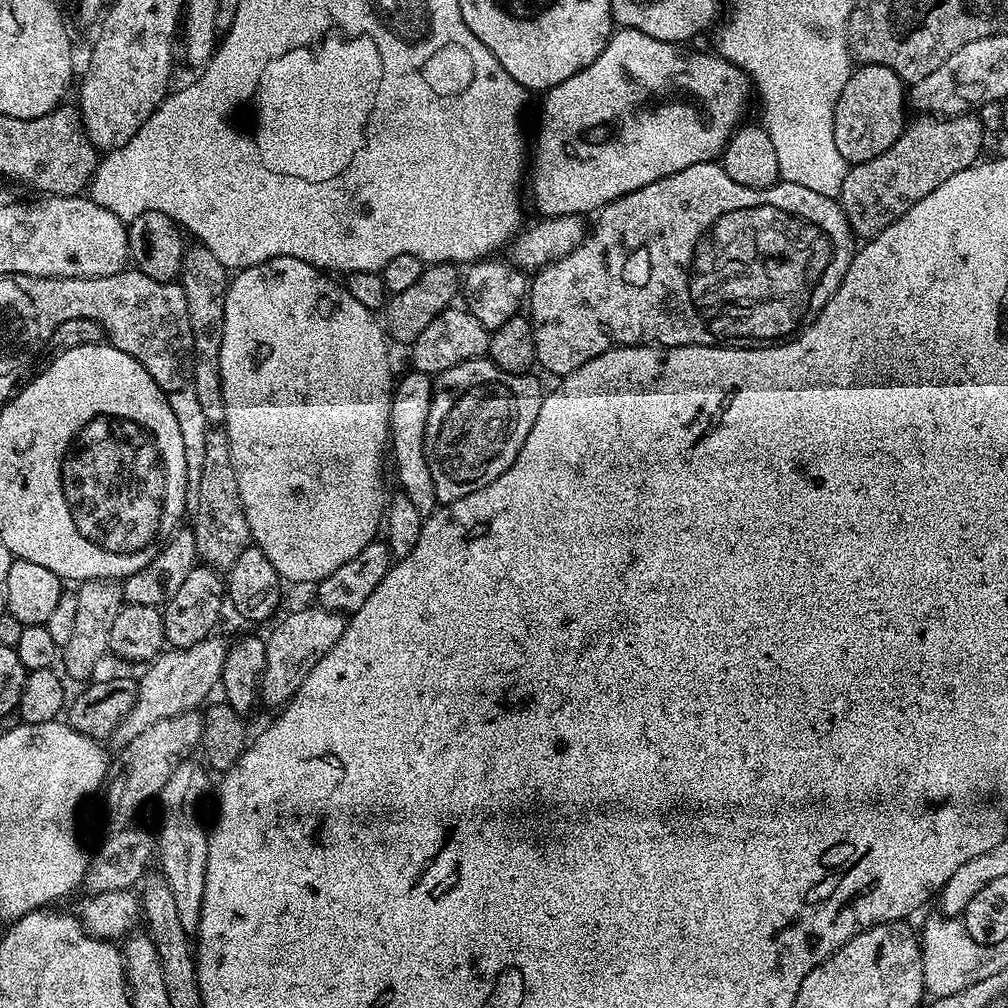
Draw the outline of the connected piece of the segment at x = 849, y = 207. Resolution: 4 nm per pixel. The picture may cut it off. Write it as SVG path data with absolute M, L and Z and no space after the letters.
M926 114L916 119L920 120L914 121L913 124L911 121L900 133L900 137L885 152L878 154L878 158L870 158L861 164L851 165L844 176L838 203L848 220L849 229L864 236L863 238L877 236L882 230L886 230L886 226L902 218L902 214L906 214L910 206L926 198L930 190L938 190L938 186L942 186L946 178L954 178L954 174L966 170L981 157L980 147L984 144L986 131L975 115L963 114L941 118L935 114Z

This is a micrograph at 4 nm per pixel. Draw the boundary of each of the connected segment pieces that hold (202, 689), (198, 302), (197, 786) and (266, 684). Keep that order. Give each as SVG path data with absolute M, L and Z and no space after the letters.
M213 634L189 648L165 650L145 667L148 669L145 670L144 677L139 677L136 704L132 713L128 715L125 723L118 725L116 731L111 733L110 740L113 740L116 746L129 744L133 736L142 734L142 730L154 726L154 722L162 718L199 709L199 704L215 688L217 691L229 649L229 645L223 644L218 637L219 635Z
M196 242L185 247L178 283L186 294L186 310L190 314L192 331L192 378L190 392L196 395L200 412L212 426L224 423L224 399L222 398L222 378L220 377L220 355L222 354L222 326L226 318L226 294L230 283L230 272Z
M182 762L170 774L158 797L160 804L160 836L158 832L159 875L174 896L179 921L189 934L195 933L202 914L202 894L206 890L206 854L208 833L200 825L200 803L208 792L208 776L196 764Z
M311 606L312 608L300 608L297 612L292 612L276 629L272 632L272 637L266 640L266 663L264 665L264 674L260 678L259 695L268 704L276 704L275 706L283 706L292 699L292 695L300 689L302 682L306 682L306 678L310 674L310 670L314 670L321 658L327 654L330 649L338 642L338 638L342 638L344 633L345 617L339 612L331 612L319 606Z

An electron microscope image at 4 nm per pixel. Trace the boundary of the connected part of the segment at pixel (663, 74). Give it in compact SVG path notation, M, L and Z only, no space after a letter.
M617 27L613 31L612 37L606 42L606 46L602 50L602 54L598 54L598 58L594 58L594 62L589 68L583 68L578 74L574 74L570 78L566 78L566 82L562 82L556 88L550 88L543 93L542 100L544 105L540 108L540 125L536 128L536 157L531 157L530 160L530 180L532 176L532 196L536 199L536 208L540 211L541 217L553 217L562 215L576 215L599 213L600 209L605 208L610 202L614 202L620 196L630 194L634 190L638 190L642 186L650 186L650 182L658 182L658 178L666 178L670 174L678 174L678 170L686 170L686 166L694 166L695 164L707 164L715 161L717 157L723 153L725 146L728 144L728 139L732 136L737 128L741 127L742 121L745 119L744 111L748 108L748 92L750 96L750 81L746 73L738 66L734 66L730 61L724 60L719 54L708 52L687 52L687 47L671 44L670 42L662 42L658 38L650 38L650 34L642 34L642 30L634 30L633 28Z

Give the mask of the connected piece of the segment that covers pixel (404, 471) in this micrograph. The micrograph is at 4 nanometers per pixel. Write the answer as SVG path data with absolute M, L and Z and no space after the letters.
M408 370L404 376L395 381L392 389L392 405L390 406L390 456L396 459L396 480L400 483L399 491L414 504L422 514L436 511L438 501L434 494L434 480L430 478L430 470L424 456L424 435L426 434L427 414L430 413L433 377L425 372Z

